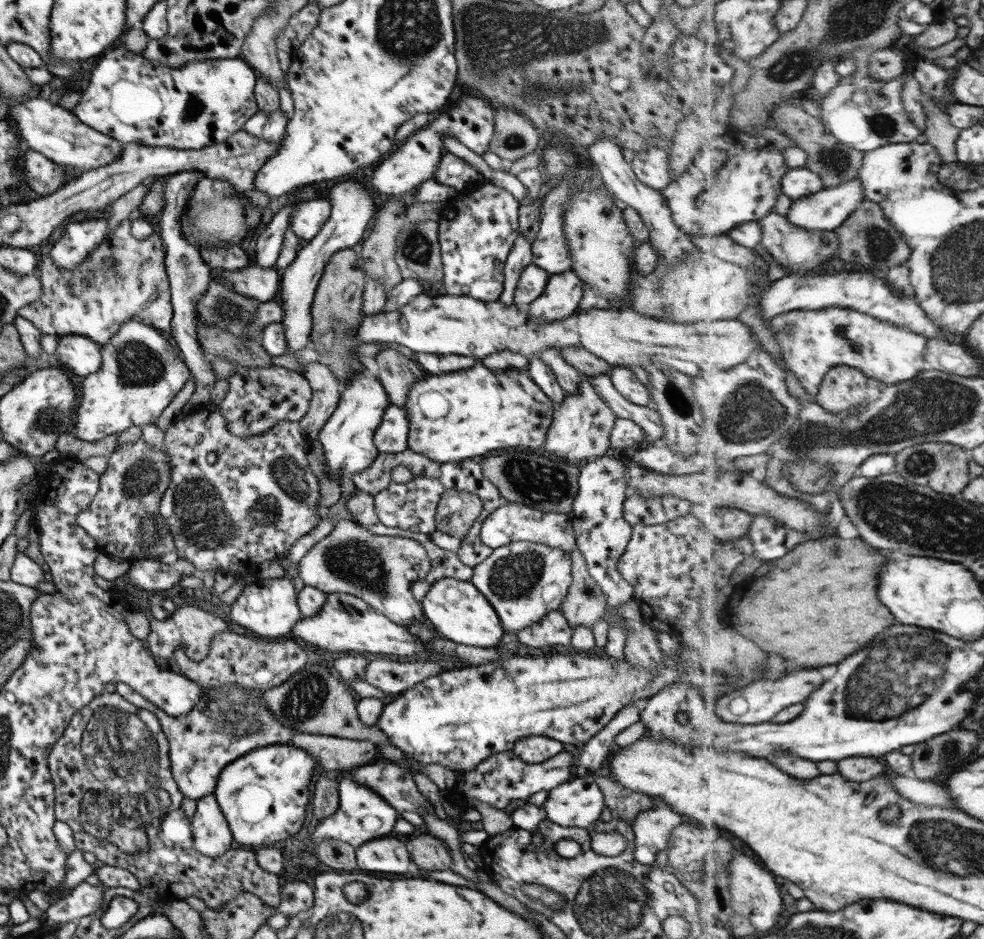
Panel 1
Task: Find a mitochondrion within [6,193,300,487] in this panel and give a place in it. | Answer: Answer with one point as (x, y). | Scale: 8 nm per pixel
(137, 364)

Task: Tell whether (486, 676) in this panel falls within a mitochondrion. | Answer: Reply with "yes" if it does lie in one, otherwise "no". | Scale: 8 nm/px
no

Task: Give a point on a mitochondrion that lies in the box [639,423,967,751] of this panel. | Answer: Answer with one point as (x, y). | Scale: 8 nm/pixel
(907, 665)

